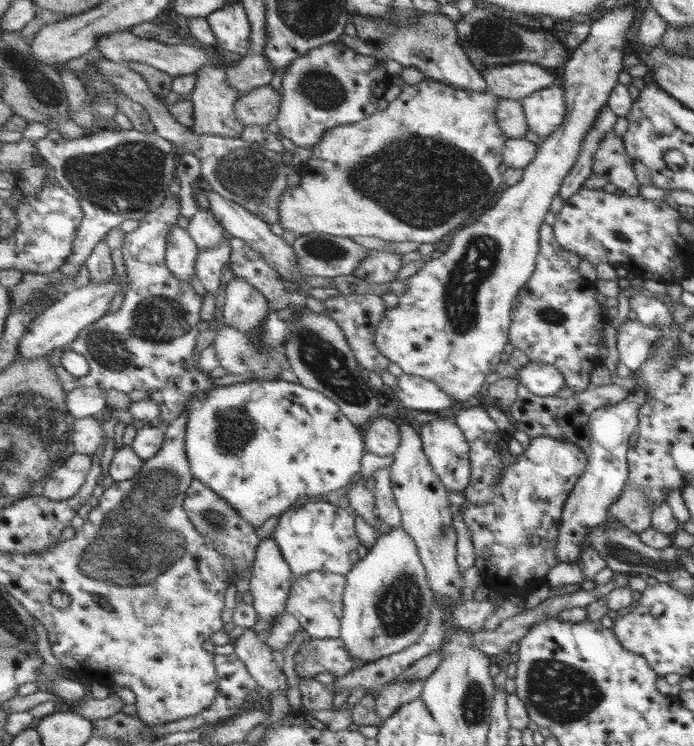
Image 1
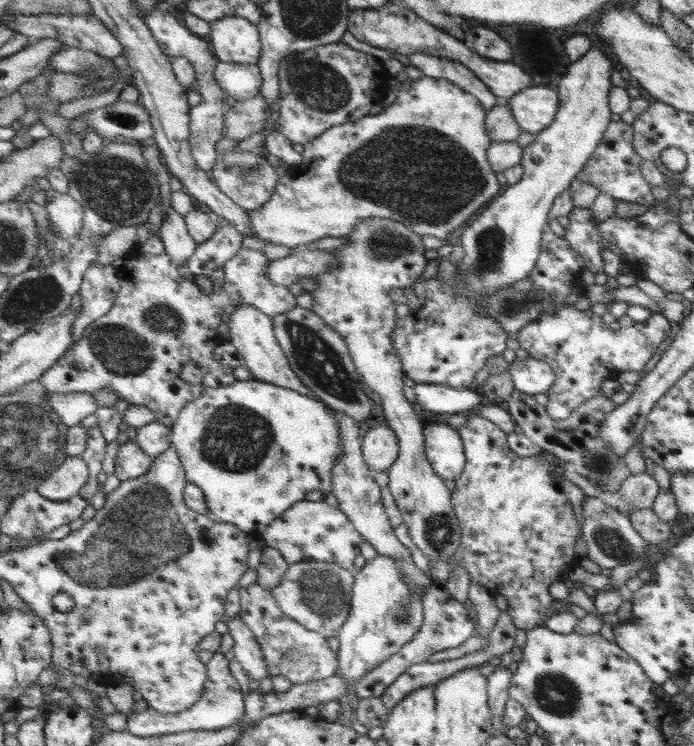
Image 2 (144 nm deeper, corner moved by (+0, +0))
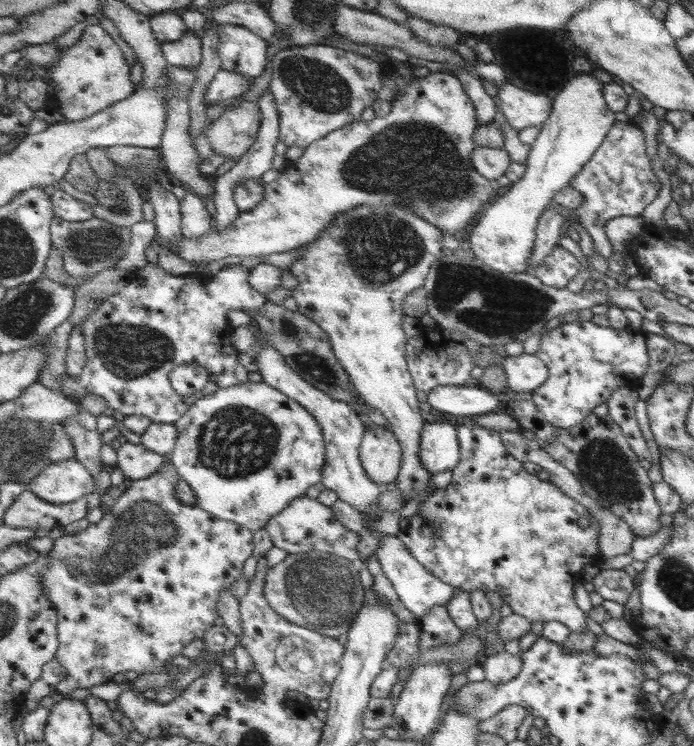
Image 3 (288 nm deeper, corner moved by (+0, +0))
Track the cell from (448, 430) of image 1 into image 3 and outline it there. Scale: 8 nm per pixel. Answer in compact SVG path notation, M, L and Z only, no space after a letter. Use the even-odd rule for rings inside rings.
M427 424L423 430L423 464L431 474L455 472L463 462L459 428L453 424Z

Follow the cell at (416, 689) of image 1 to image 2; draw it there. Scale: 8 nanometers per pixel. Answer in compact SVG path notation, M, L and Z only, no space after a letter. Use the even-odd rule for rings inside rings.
M505 612L505 616L499 620L497 628L491 632L491 644L489 644L487 652L483 652L483 654L473 654L473 656L465 656L465 658L453 660L453 662L441 662L441 664L425 662L425 664L415 664L415 666L409 668L395 684L391 684L391 686L387 688L387 692L383 694L383 704L385 704L385 708L387 708L389 712L393 712L393 708L397 708L409 694L413 694L413 692L417 692L417 690L421 690L421 688L431 688L431 686L435 686L437 682L447 680L451 674L457 674L457 672L461 672L461 670L465 670L465 668L469 668L469 666L473 666L473 664L479 664L479 666L481 666L481 664L487 662L491 656L497 656L497 658L511 656L511 648L513 648L513 640L515 640L515 630L517 630L517 628L515 628L515 624L513 624L511 614Z

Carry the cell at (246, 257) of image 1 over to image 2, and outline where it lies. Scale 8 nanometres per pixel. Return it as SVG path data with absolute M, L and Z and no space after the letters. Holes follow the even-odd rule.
M161 230L159 234L149 232L149 238L137 244L131 254L133 258L143 258L149 266L155 266L157 274L129 272L113 310L87 326L81 340L75 342L71 350L43 374L41 382L53 394L93 394L109 388L131 406L149 406L157 414L159 424L173 428L179 422L183 408L203 398L203 390L223 388L237 382L233 376L233 366L223 366L215 360L215 348L223 342L217 334L223 314L229 312L231 306L245 300L275 318L297 308L297 296L285 284L279 284L269 276L273 262L261 250L243 246L229 262L227 288L213 288L213 294L203 294L203 290L199 292L195 280L185 280L177 272L179 266L167 252ZM127 284L133 286L127 288ZM75 362L83 364L85 370L77 372L73 366ZM189 362L195 362L205 370L203 382L189 382L183 378L183 368Z

